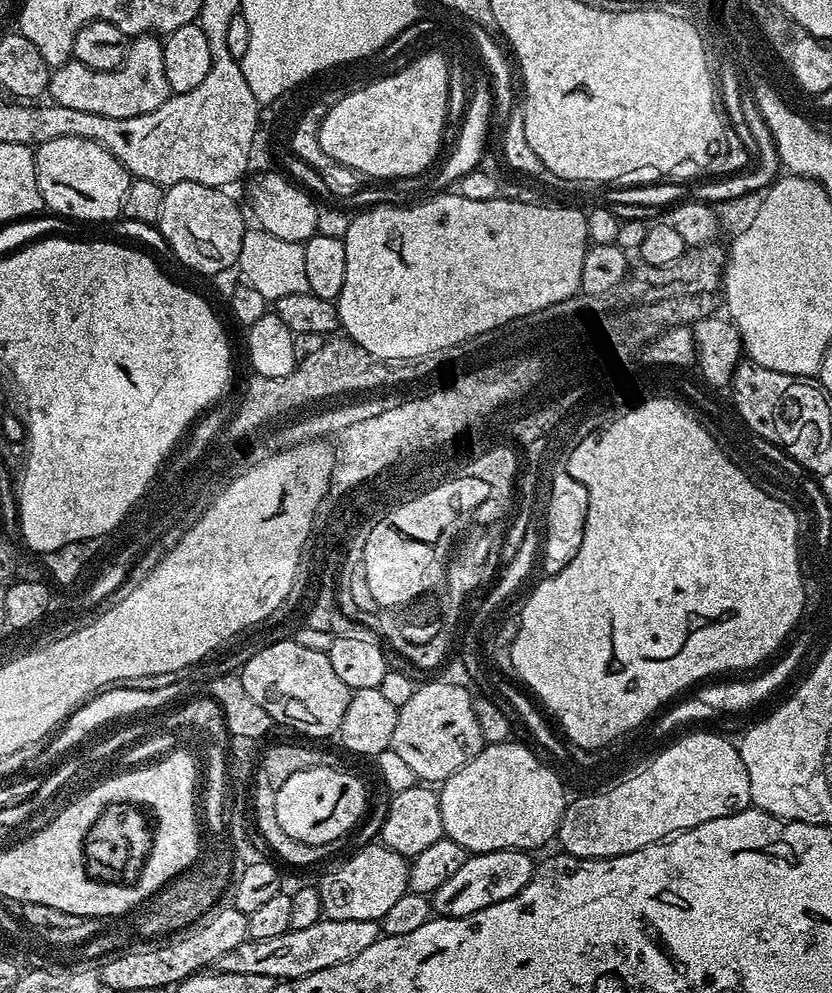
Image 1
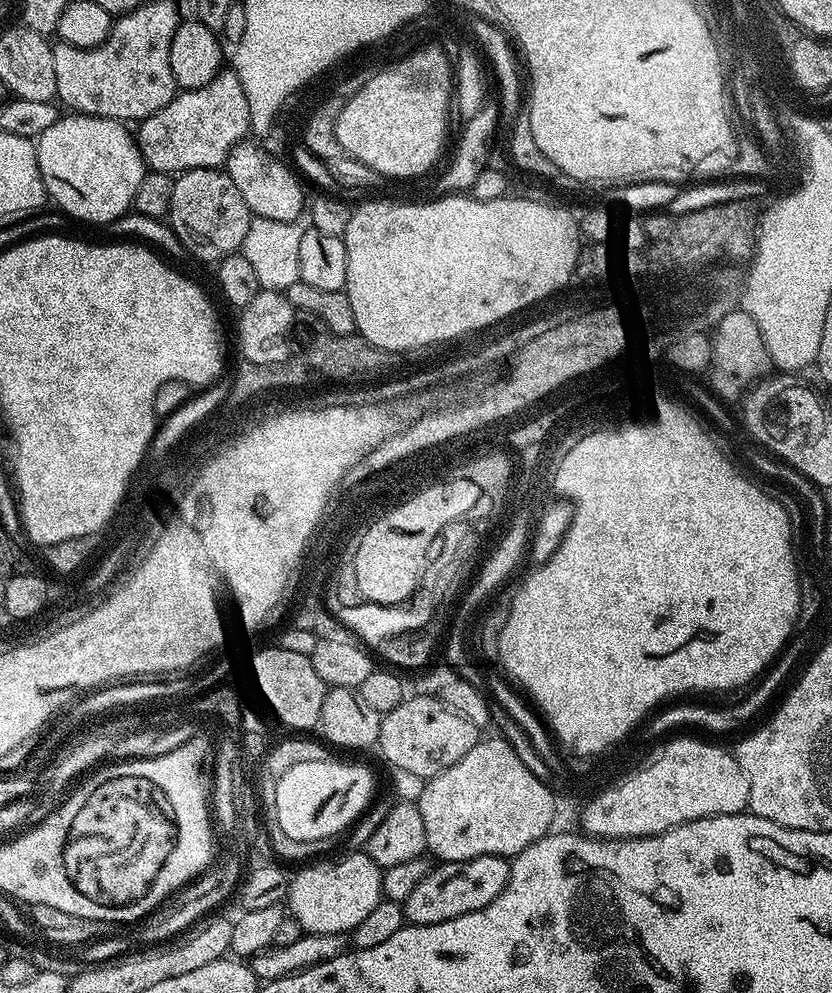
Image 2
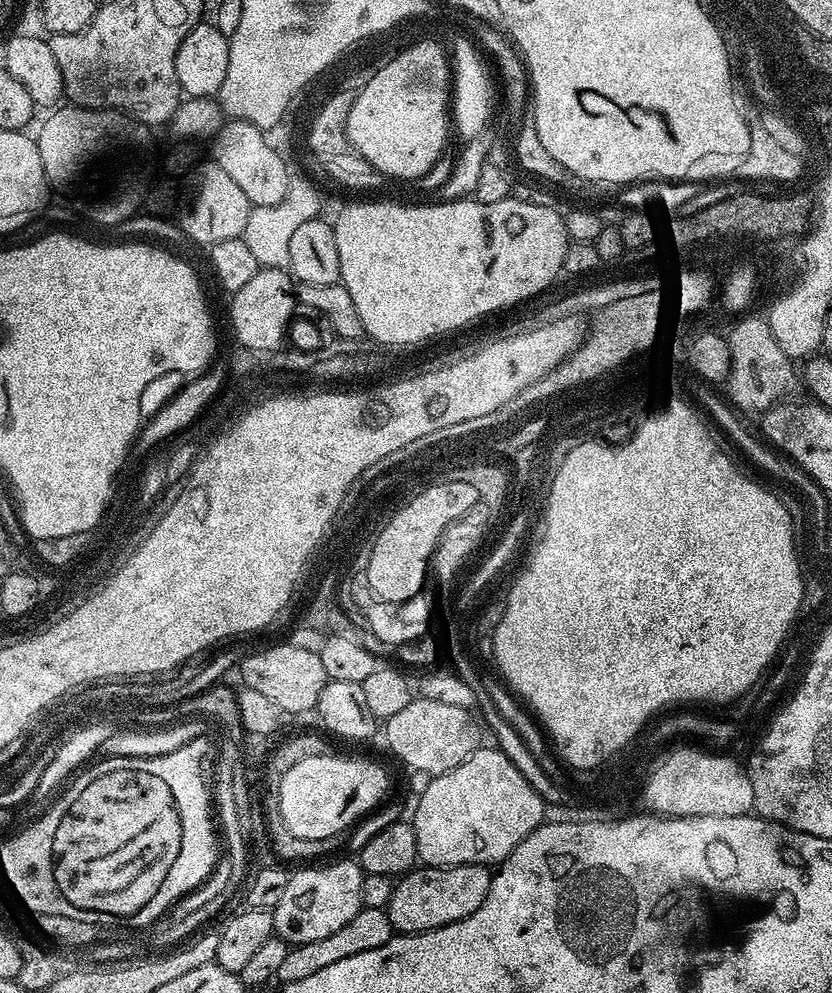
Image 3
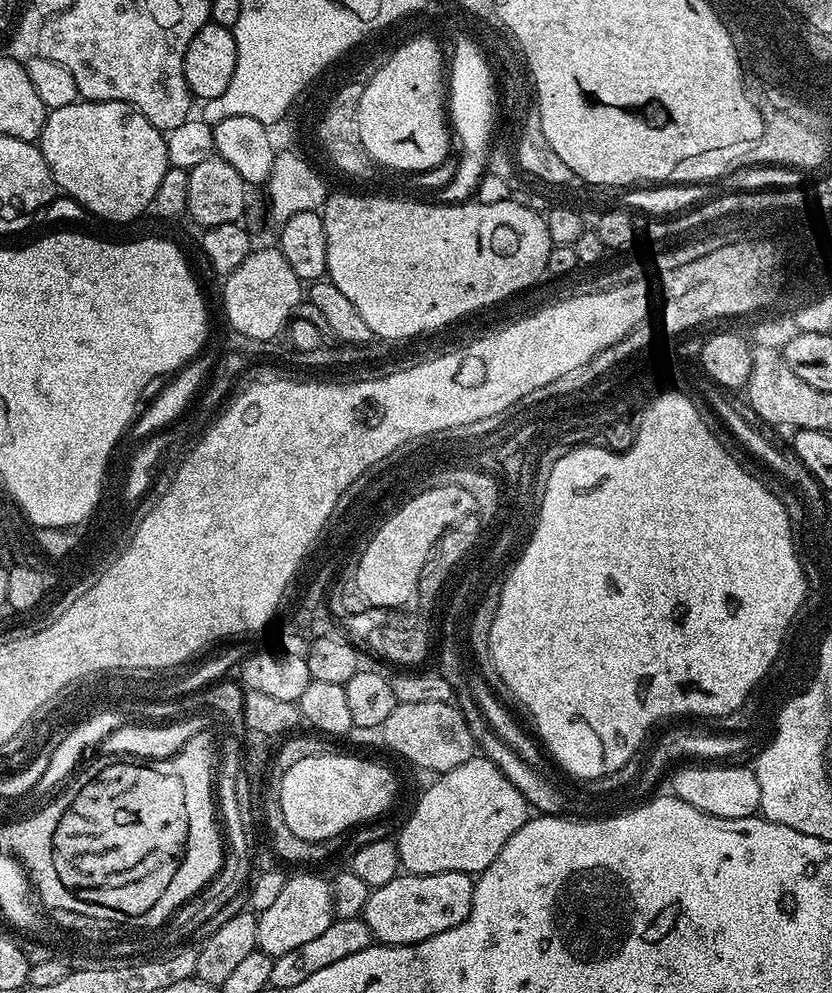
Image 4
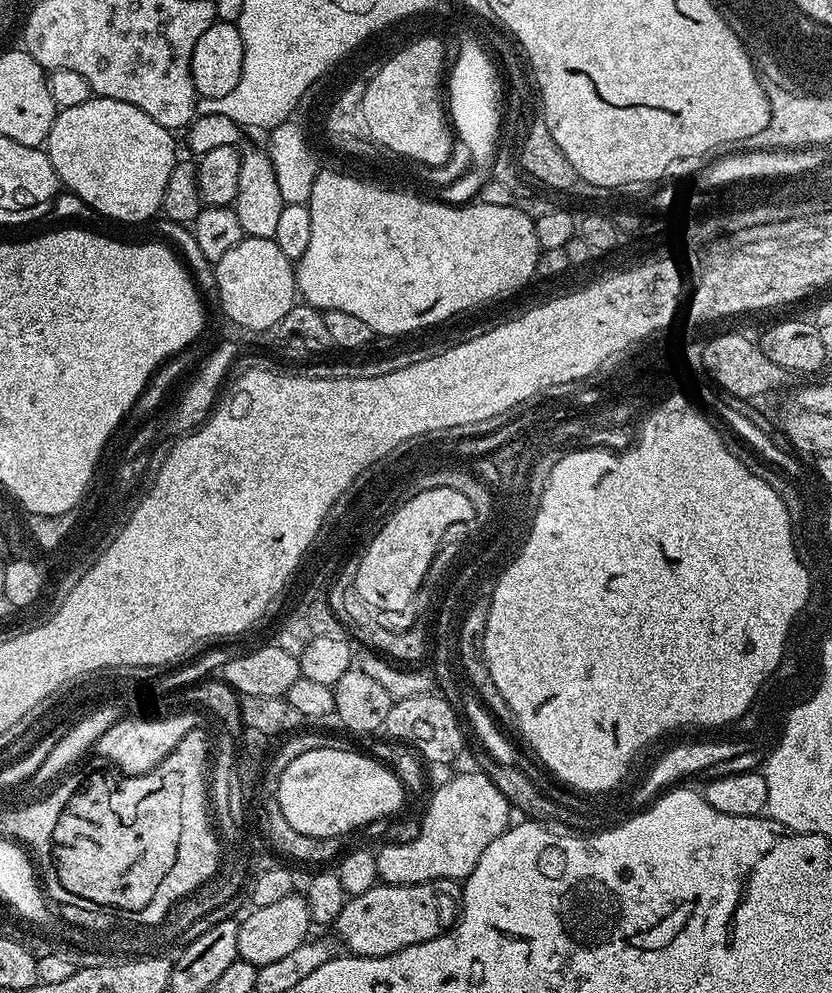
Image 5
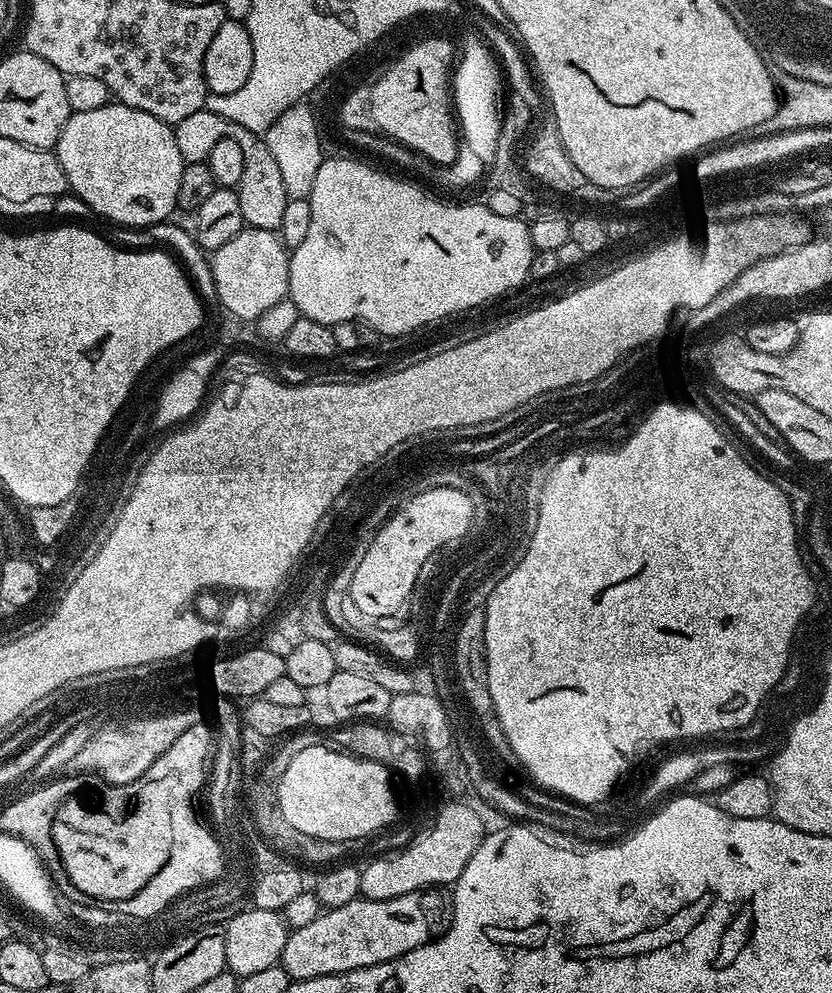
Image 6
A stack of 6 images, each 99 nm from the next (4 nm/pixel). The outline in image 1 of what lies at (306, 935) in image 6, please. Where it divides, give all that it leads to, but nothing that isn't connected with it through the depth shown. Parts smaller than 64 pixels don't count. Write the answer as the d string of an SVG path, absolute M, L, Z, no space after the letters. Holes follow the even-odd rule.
M518 848L469 855L459 870L446 878L446 882L442 882L442 886L432 893L430 899L433 913L436 916L469 916L478 910L486 910L486 906L514 898L514 894L523 890L532 877L534 860L528 856L531 855L527 851Z

